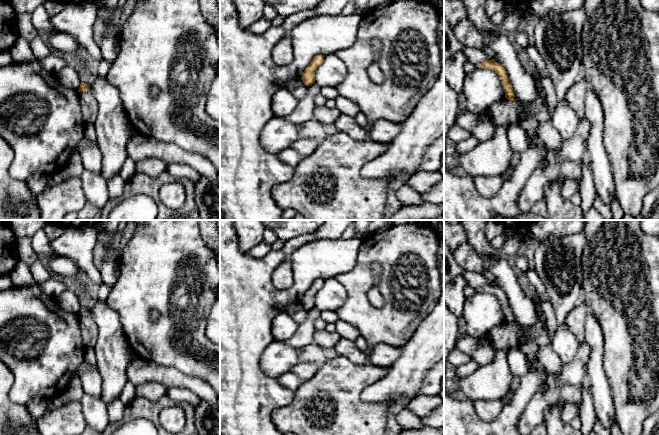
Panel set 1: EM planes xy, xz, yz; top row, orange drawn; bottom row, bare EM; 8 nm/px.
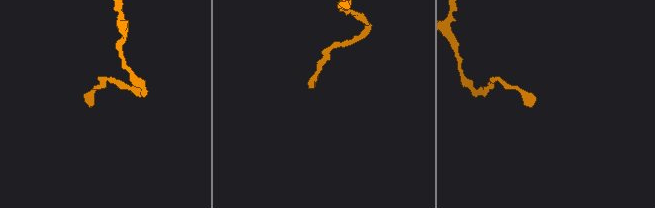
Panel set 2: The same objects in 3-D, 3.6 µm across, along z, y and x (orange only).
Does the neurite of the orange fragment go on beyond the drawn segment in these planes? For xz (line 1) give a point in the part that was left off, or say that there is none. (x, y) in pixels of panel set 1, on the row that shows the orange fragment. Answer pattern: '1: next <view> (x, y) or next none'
1: next none

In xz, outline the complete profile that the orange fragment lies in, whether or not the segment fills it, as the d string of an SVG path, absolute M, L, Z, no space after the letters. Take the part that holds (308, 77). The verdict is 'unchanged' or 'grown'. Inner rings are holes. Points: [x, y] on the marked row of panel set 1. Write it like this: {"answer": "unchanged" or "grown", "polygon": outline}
{"answer": "unchanged", "polygon": "M316 55L313 57L309 65L305 68L301 80L306 86L310 86L315 83L315 73L318 67L324 61L324 55Z"}

